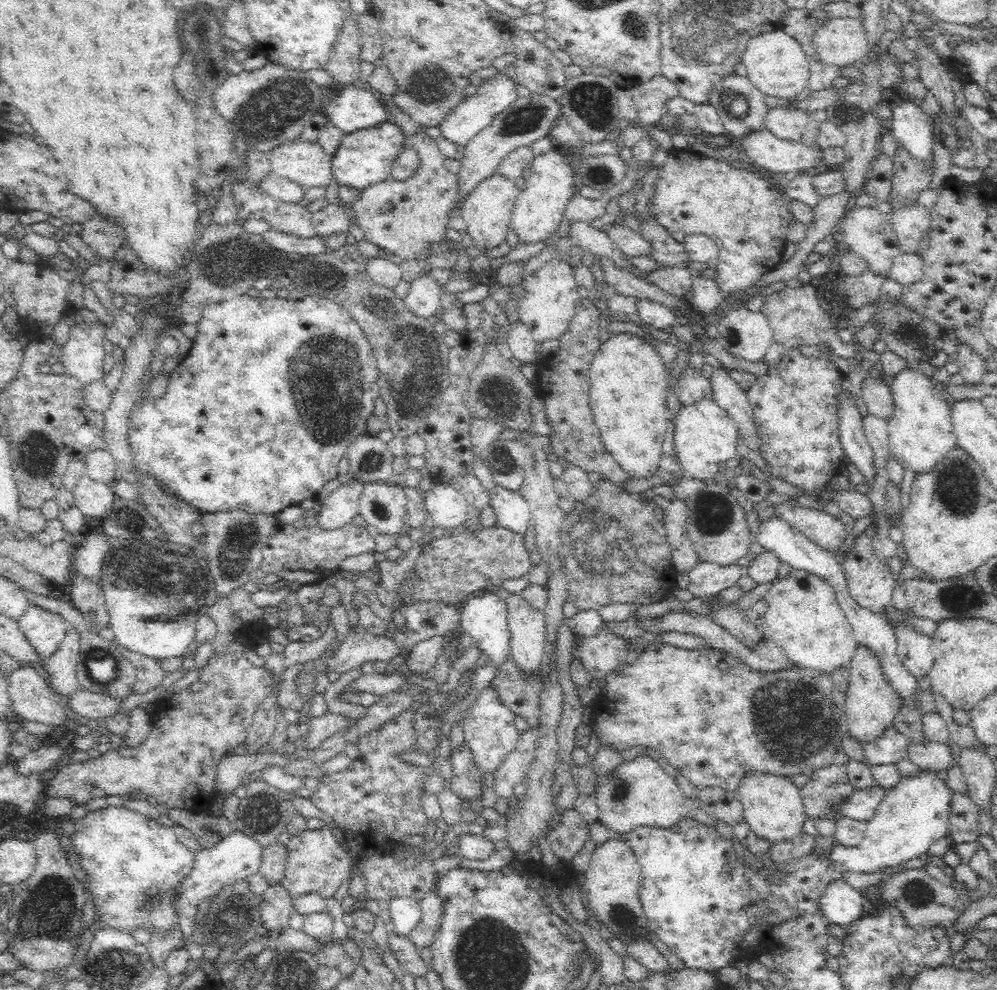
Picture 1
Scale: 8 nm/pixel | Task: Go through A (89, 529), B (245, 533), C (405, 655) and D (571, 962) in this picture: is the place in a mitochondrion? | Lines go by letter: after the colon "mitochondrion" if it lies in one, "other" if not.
A: other
B: mitochondrion
C: other
D: other

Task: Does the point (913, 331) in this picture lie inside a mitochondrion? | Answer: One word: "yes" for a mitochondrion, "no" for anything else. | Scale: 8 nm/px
yes

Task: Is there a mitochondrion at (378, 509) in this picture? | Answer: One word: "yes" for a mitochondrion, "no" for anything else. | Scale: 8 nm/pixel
yes

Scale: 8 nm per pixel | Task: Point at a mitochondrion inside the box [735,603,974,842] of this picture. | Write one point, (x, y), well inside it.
(793, 719)

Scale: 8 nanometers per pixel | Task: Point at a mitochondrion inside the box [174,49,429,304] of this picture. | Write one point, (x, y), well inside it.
(275, 106)

